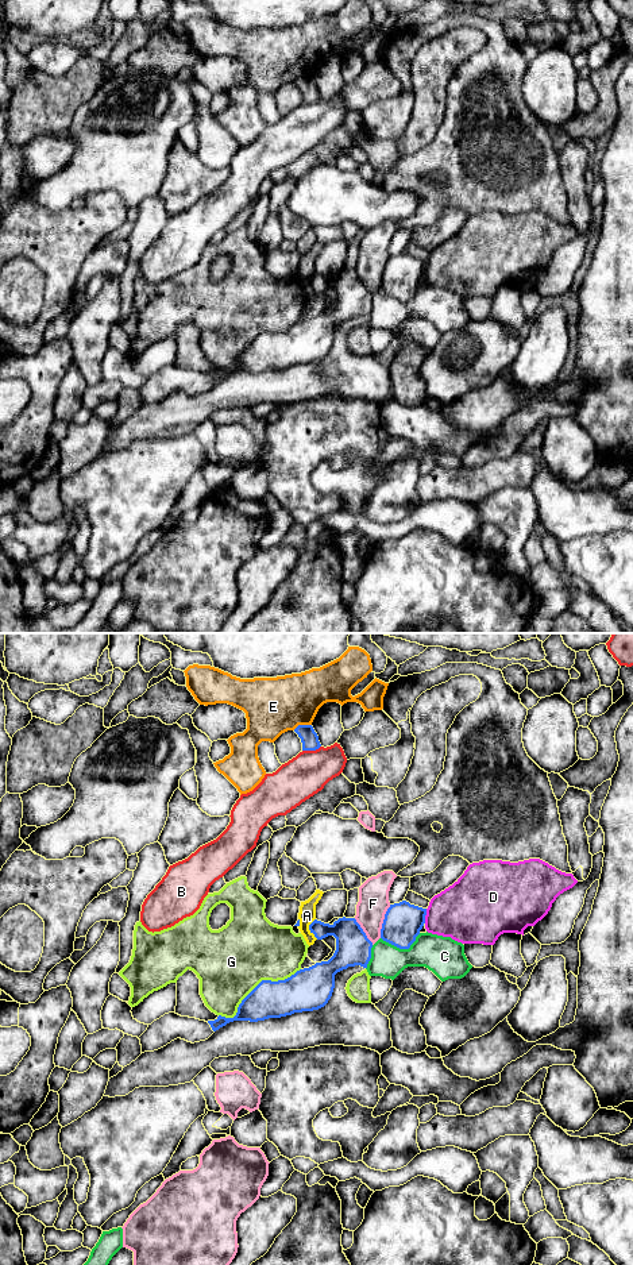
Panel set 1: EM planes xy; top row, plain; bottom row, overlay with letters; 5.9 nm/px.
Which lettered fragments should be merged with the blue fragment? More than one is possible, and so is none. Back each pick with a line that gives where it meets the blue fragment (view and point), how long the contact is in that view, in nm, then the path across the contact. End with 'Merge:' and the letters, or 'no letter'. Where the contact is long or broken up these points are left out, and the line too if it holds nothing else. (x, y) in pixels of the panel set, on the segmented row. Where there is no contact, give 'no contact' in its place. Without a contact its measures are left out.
Merge: no letter

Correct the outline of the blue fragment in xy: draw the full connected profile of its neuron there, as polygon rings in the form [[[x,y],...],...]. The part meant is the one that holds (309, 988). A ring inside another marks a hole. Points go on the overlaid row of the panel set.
[[[343,917],[332,925],[314,919],[309,930],[317,940],[328,936],[336,938],[333,956],[328,961],[300,969],[285,980],[262,980],[242,1000],[233,1018],[219,1015],[215,1021],[208,1021],[213,1031],[233,1021],[258,1022],[319,1010],[331,999],[337,972],[355,965],[367,968],[373,942],[355,918]]]

